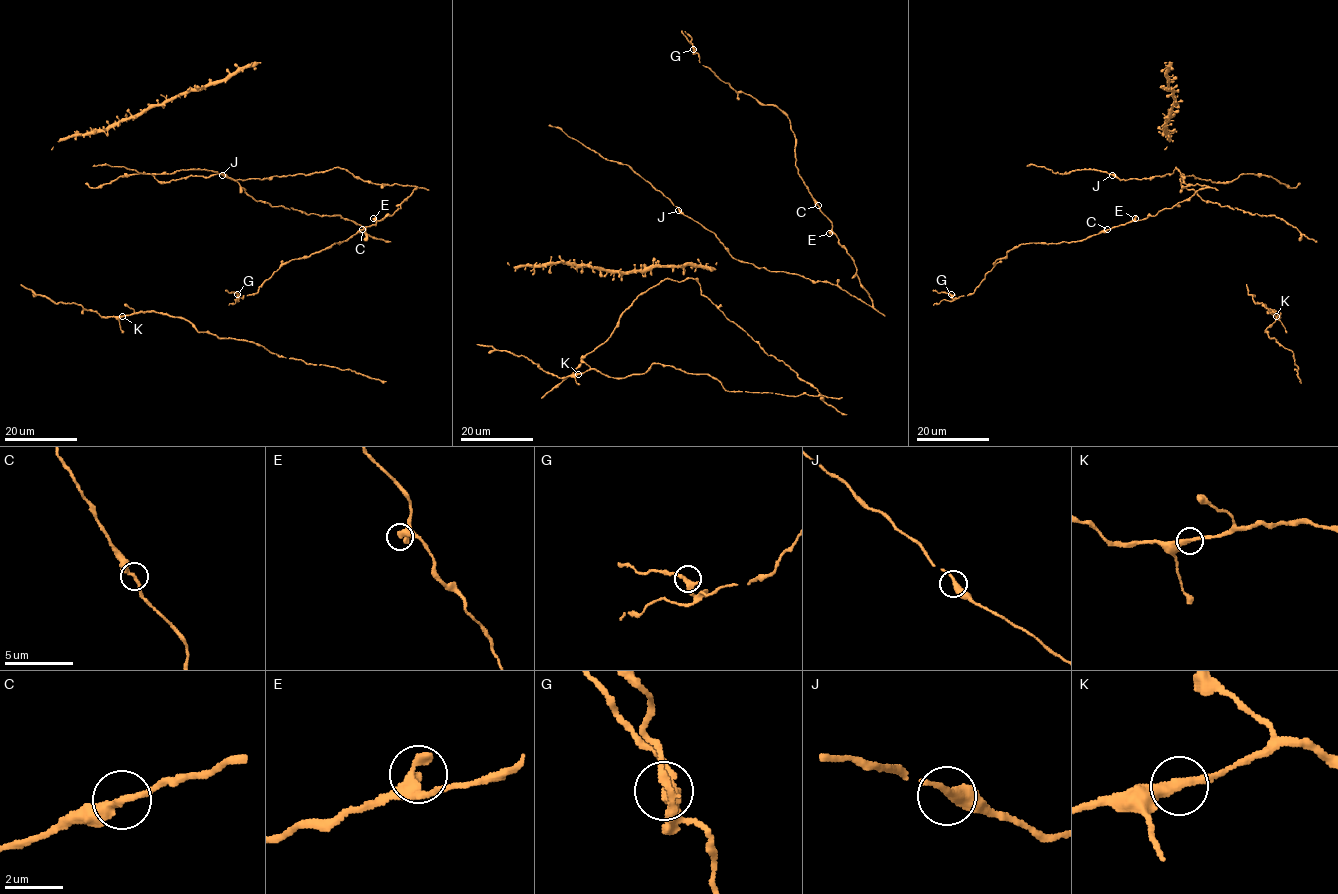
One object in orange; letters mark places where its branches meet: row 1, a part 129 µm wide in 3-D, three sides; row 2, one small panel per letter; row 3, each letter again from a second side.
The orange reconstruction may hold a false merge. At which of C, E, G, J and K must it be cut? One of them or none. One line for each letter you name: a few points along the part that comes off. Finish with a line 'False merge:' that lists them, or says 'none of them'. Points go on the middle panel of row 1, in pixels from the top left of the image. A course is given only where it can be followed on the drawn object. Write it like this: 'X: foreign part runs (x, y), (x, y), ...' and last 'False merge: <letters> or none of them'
False merge: none of them

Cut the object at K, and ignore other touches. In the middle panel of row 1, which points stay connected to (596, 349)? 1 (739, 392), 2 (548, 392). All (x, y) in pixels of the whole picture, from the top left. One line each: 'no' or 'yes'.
1: no
2: yes

